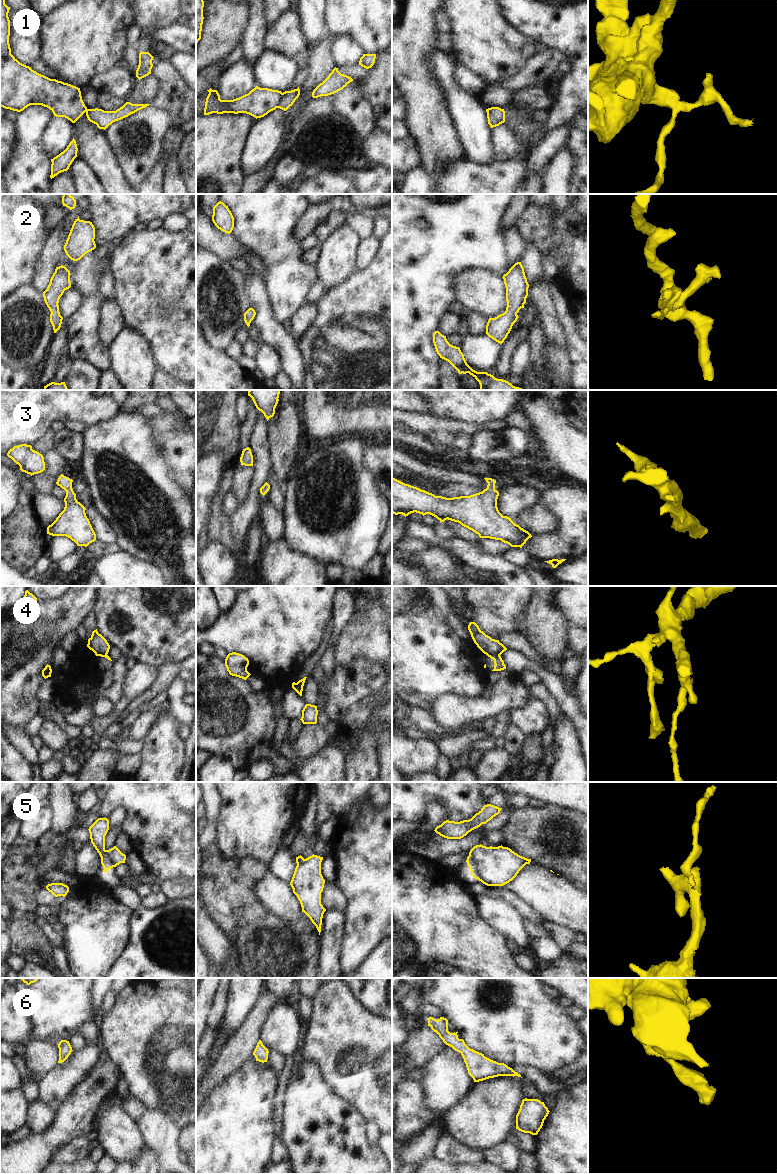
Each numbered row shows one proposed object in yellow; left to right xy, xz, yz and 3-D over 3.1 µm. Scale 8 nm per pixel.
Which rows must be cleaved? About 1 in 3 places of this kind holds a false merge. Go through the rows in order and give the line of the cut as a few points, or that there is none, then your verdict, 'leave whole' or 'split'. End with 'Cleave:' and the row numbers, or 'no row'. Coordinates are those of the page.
1: cut in xz along (283, 93), (278, 107); split
2: no cut; leave whole
3: no cut; leave whole
4: cut in yz along (487, 654), (499, 655); split
5: cut in xy along (106, 850), (107, 866), (104, 869); split
6: no cut; leave whole
Cleave: 1, 4, 5

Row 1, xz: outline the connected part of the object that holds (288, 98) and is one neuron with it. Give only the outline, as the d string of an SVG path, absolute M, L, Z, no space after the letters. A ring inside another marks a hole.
M299 87L291 91L283 92L279 103L279 108L286 111L290 106L293 105L293 103L299 97L299 95L300 95Z

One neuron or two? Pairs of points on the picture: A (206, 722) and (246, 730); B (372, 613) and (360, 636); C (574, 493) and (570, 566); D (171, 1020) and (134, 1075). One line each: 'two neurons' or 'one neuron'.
A: one neuron
B: two neurons
C: two neurons
D: one neuron

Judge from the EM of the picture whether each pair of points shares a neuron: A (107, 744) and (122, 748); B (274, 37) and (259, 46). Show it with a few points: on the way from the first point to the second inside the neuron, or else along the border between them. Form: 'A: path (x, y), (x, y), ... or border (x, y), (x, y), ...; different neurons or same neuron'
A: path (111, 745), (118, 747); same neuron
B: border (267, 28), (263, 38), (264, 48); different neurons

